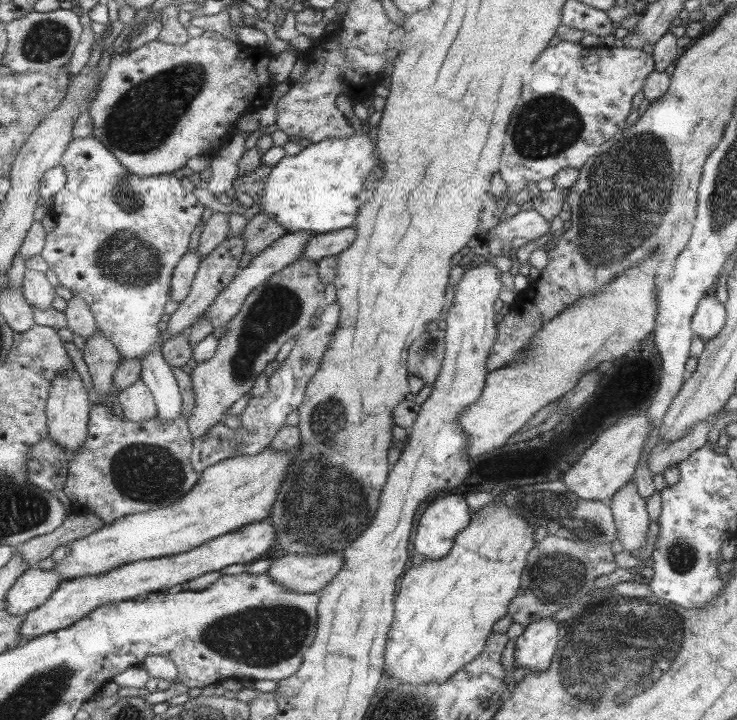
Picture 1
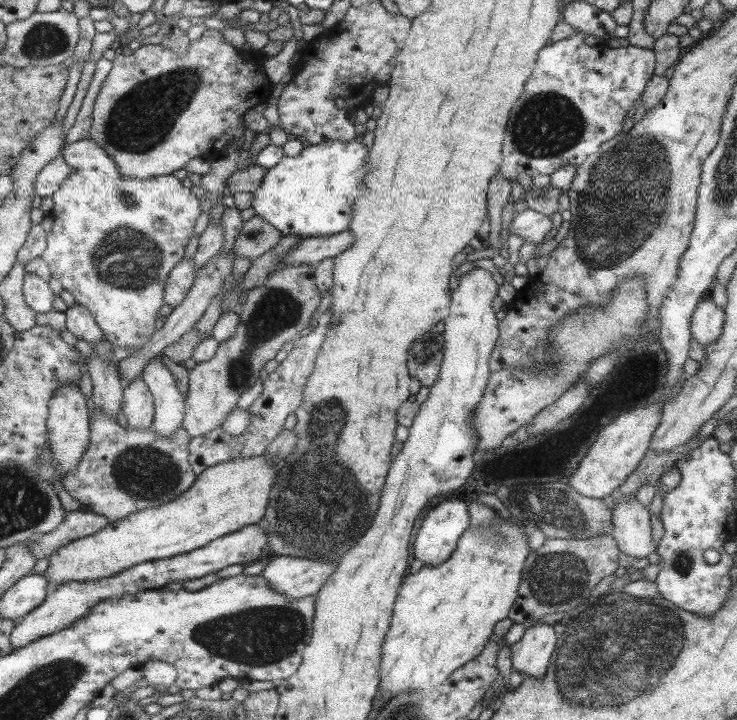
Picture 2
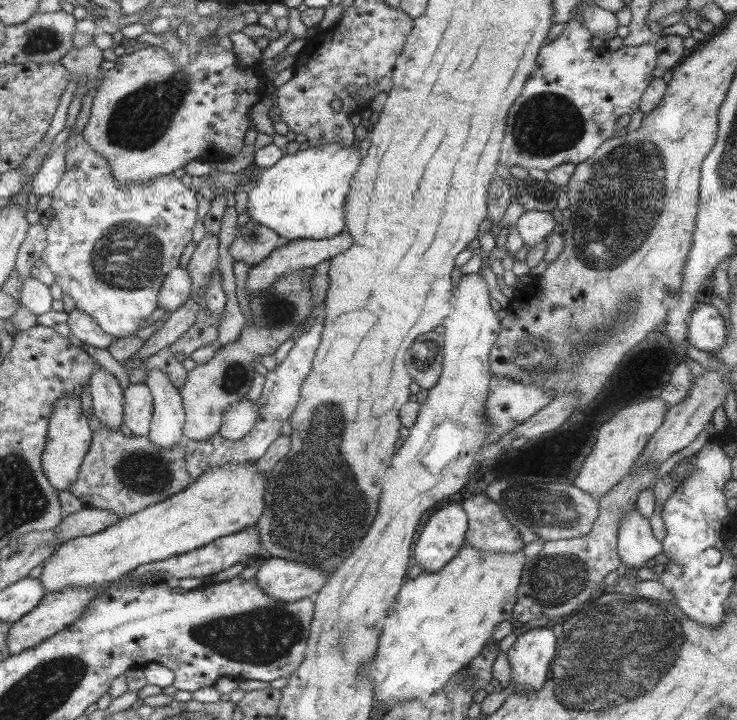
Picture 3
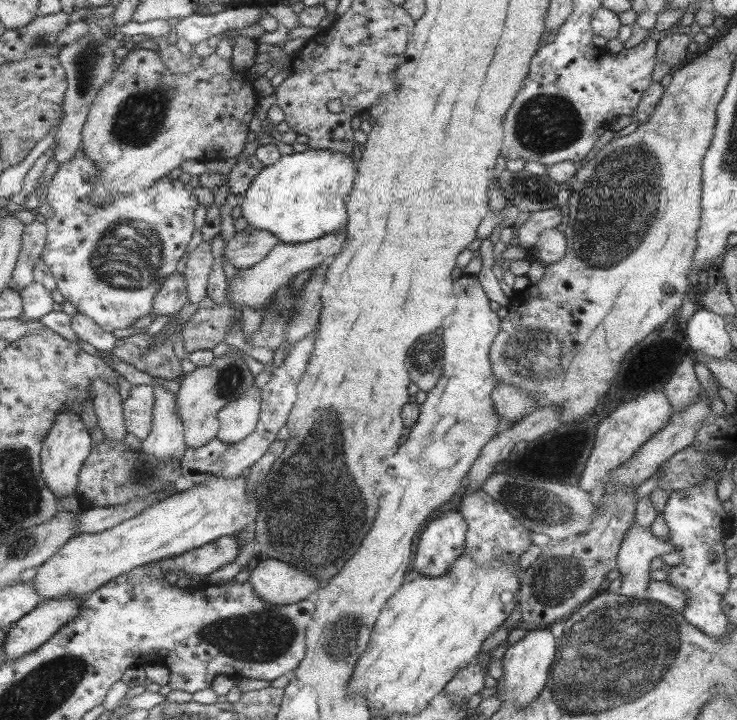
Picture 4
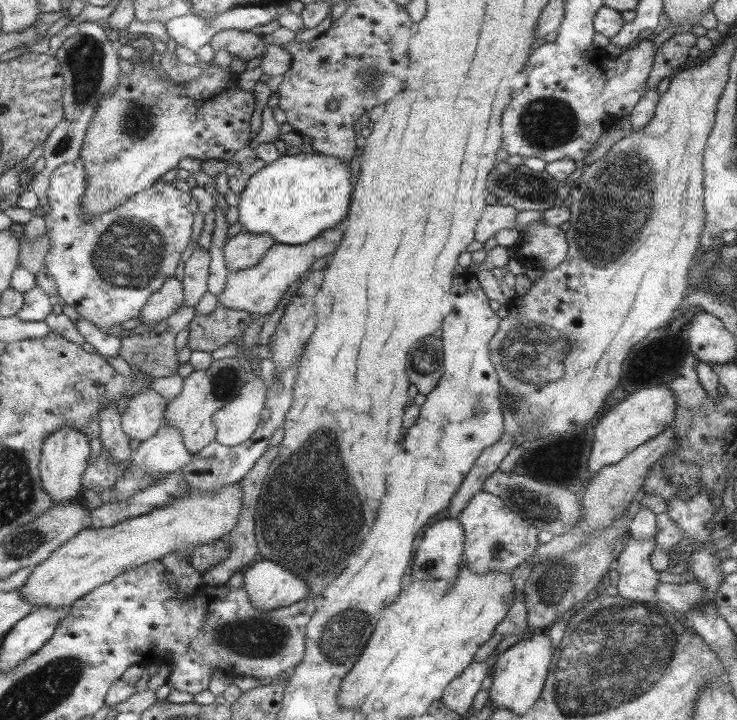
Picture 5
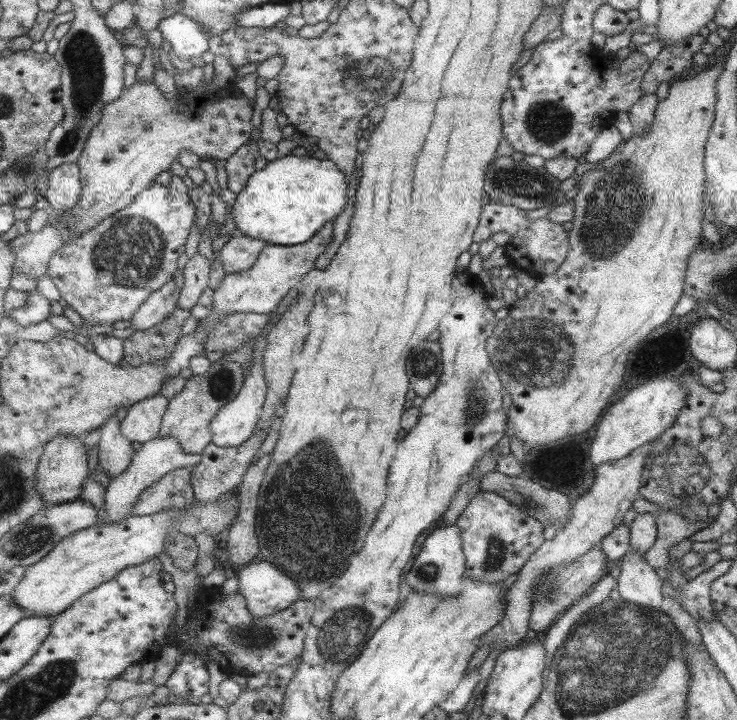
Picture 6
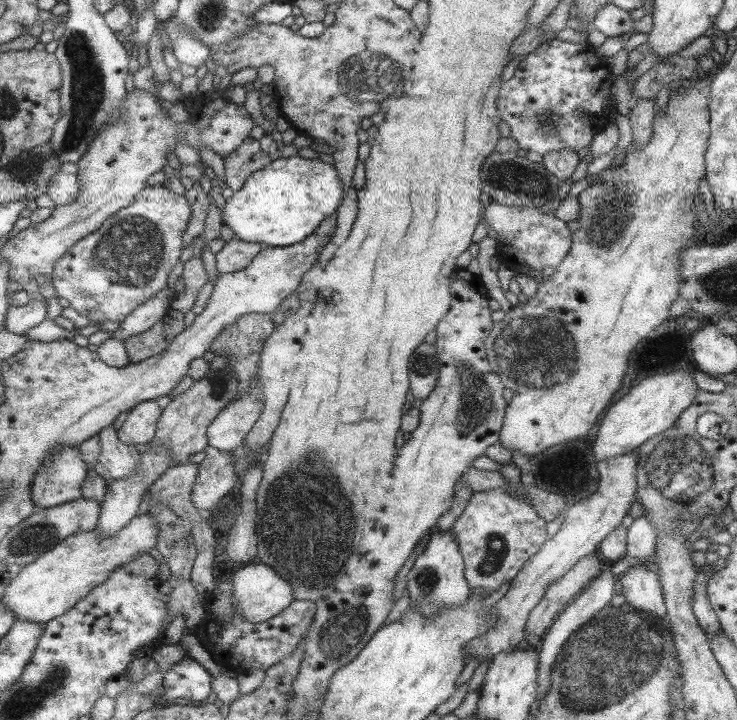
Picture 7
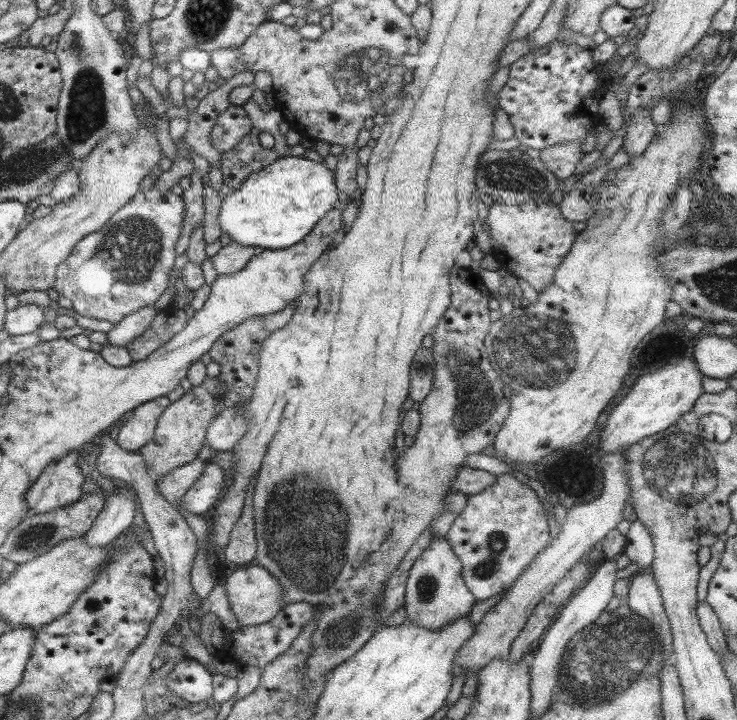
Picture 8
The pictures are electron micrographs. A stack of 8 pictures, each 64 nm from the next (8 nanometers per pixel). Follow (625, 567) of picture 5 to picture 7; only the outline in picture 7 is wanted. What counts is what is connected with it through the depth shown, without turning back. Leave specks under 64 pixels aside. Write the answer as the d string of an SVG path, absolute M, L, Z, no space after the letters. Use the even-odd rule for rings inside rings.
M643 564L633 565L624 571L617 582L626 606L651 613L657 619L665 618L666 608L657 574Z

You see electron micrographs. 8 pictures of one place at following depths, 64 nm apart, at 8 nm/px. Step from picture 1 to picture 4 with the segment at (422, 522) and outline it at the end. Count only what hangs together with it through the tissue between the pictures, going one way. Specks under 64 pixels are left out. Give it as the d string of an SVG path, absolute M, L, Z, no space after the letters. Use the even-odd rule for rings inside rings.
M455 508L431 519L420 532L411 568L421 577L441 576L465 552L467 523Z

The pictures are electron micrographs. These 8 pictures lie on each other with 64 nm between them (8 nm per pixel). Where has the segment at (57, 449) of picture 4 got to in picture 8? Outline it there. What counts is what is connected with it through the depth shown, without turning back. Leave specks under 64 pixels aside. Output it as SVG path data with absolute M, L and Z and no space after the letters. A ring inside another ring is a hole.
M75 452L50 462L39 474L26 494L29 516L47 514L59 507L72 506L81 495L81 470L77 466L79 456Z

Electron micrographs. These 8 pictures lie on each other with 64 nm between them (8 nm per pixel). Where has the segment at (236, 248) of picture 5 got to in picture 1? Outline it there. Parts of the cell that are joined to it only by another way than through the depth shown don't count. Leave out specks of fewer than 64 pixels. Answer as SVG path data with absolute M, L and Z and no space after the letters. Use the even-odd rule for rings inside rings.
M258 212L246 222L242 230L241 237L245 241L244 252L255 256L261 252L261 249L275 242L277 238L282 237L285 233L286 230L272 218L269 218L264 212Z

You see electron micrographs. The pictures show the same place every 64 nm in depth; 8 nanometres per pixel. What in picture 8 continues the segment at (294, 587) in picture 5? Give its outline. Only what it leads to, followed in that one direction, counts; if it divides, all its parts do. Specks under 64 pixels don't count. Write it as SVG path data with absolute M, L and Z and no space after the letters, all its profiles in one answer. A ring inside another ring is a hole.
M253 563L229 571L223 586L229 607L235 615L238 626L253 626L270 621L279 610L283 609L283 604L281 604L283 590L279 583L265 567Z

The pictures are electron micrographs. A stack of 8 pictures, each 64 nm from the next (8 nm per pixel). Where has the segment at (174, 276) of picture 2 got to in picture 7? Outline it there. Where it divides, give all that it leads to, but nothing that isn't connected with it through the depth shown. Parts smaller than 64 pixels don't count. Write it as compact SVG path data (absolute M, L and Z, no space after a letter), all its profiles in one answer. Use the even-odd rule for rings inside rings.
M169 288L161 289L153 297L149 297L142 305L124 318L120 327L108 335L114 339L123 341L127 337L145 332L155 322L159 322L166 316L170 309L170 302L174 295L170 296Z

